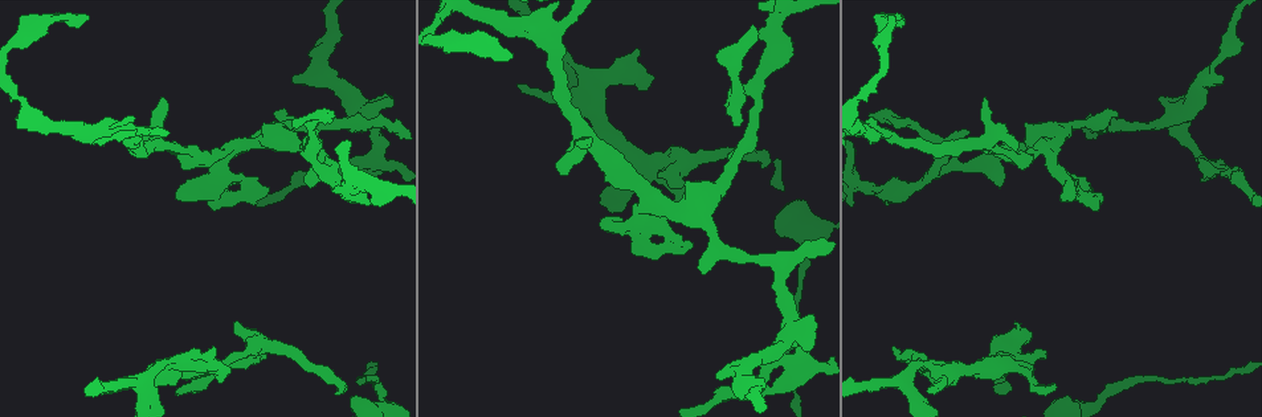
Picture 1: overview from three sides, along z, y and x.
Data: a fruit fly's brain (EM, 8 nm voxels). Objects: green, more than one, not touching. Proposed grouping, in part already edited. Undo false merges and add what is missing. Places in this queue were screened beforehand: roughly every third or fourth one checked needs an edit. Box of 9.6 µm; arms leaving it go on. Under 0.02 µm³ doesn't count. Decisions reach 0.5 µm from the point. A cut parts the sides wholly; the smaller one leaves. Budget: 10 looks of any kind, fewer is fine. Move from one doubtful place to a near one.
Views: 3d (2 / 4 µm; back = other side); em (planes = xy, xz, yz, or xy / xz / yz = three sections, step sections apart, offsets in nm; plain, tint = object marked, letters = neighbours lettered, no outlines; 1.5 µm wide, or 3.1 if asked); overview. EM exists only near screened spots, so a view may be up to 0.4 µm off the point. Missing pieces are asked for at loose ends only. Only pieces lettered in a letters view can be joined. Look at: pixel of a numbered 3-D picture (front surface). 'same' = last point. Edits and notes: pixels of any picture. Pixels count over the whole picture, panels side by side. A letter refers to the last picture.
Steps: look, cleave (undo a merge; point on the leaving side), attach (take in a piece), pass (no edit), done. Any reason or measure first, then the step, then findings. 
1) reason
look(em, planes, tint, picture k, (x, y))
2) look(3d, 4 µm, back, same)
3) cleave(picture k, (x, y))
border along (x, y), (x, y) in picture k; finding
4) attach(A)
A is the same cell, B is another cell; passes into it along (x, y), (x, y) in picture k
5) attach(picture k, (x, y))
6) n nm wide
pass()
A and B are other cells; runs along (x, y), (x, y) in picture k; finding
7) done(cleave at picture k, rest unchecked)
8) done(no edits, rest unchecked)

three arms meet
look(3d, 2 µm, picture 1, (571, 62))

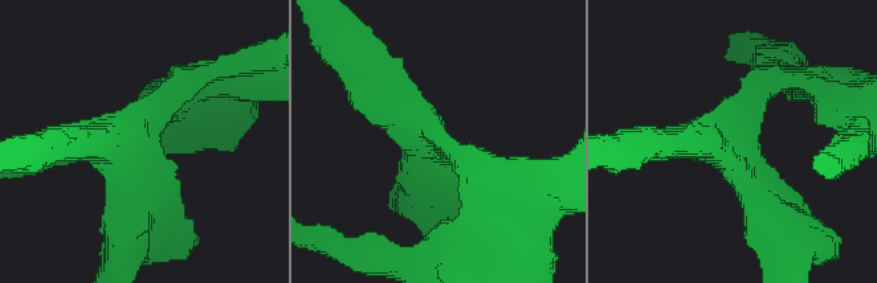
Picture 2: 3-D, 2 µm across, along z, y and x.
need the tissue
look(em, yz, step 4, tint, picture 2, (145, 124))

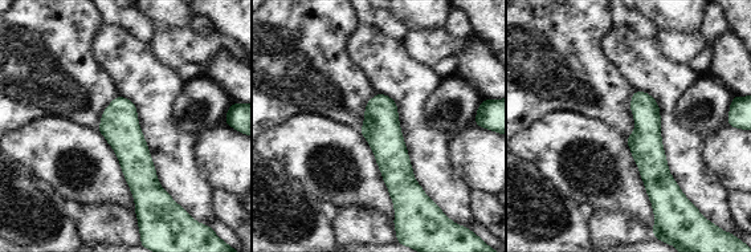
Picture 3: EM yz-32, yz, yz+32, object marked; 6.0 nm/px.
another direction
look(em, planes, letters, same)

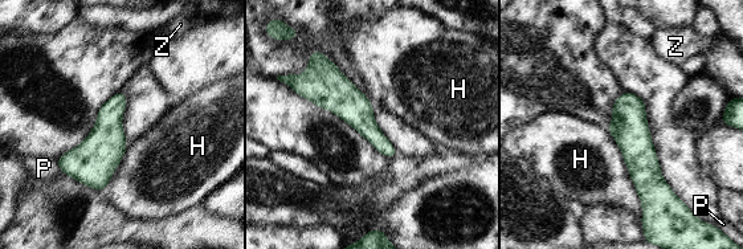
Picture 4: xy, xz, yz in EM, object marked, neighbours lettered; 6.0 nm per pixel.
pass()
H, P and Z are other cells; runs along (305, 84), (326, 86), (391, 152) in picture 4; continuous, no second cell

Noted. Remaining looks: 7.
free end
look(3d, 2 µm, back, picture 1, (754, 25))

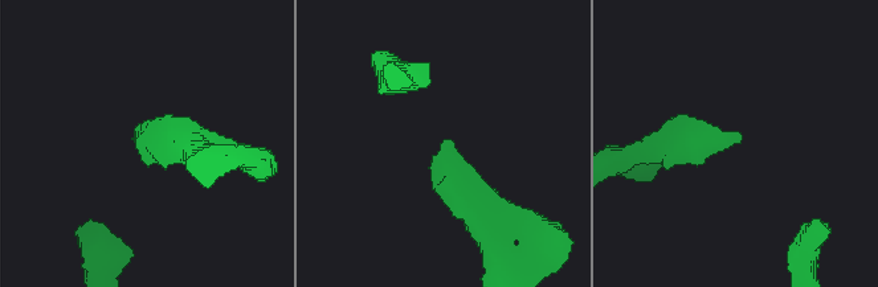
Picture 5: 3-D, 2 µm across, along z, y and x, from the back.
need the tissue
look(em, xy, step 4, tint, picture 5, (146, 144))

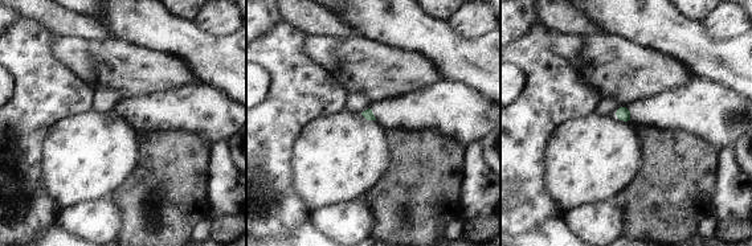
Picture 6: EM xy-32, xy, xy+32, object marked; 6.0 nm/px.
look(em, planes, letters, same)

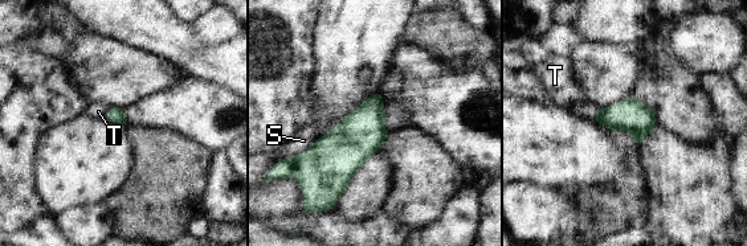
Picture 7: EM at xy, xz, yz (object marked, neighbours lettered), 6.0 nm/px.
S touches over 200 nm
pass()
S and T are other cells; none of them fits

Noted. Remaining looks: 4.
an open end
look(3d, 2 µm, picture 1, (616, 211))

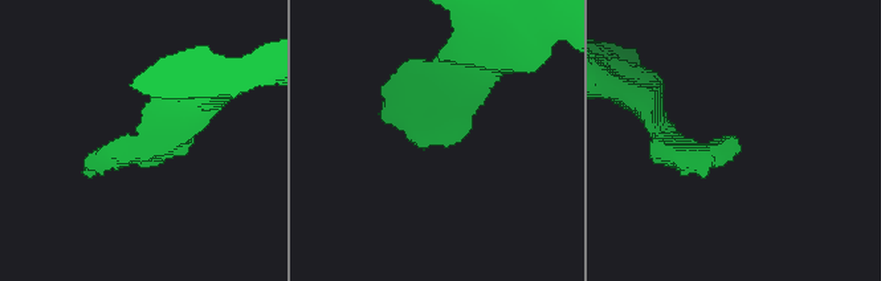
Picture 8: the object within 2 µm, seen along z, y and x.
look(em, yz, step 8, tint, picture 8, (736, 139))

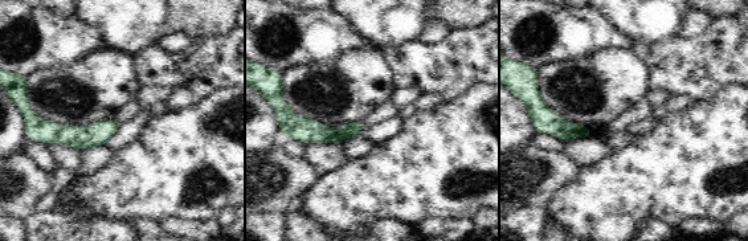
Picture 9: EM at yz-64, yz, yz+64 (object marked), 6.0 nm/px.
cut it another way
look(em, xy, step 8, letters, same)

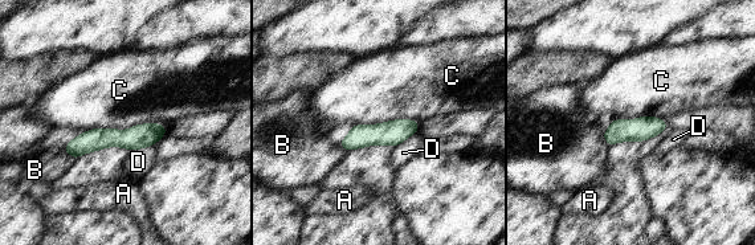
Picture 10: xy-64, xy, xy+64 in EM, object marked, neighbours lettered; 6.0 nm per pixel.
150 nm wide
pass()
A, B, C and D are other cells; runs along (162, 129), (68, 148) in picture 10; none of them fits

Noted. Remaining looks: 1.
done(no edits, rest unchecked)

